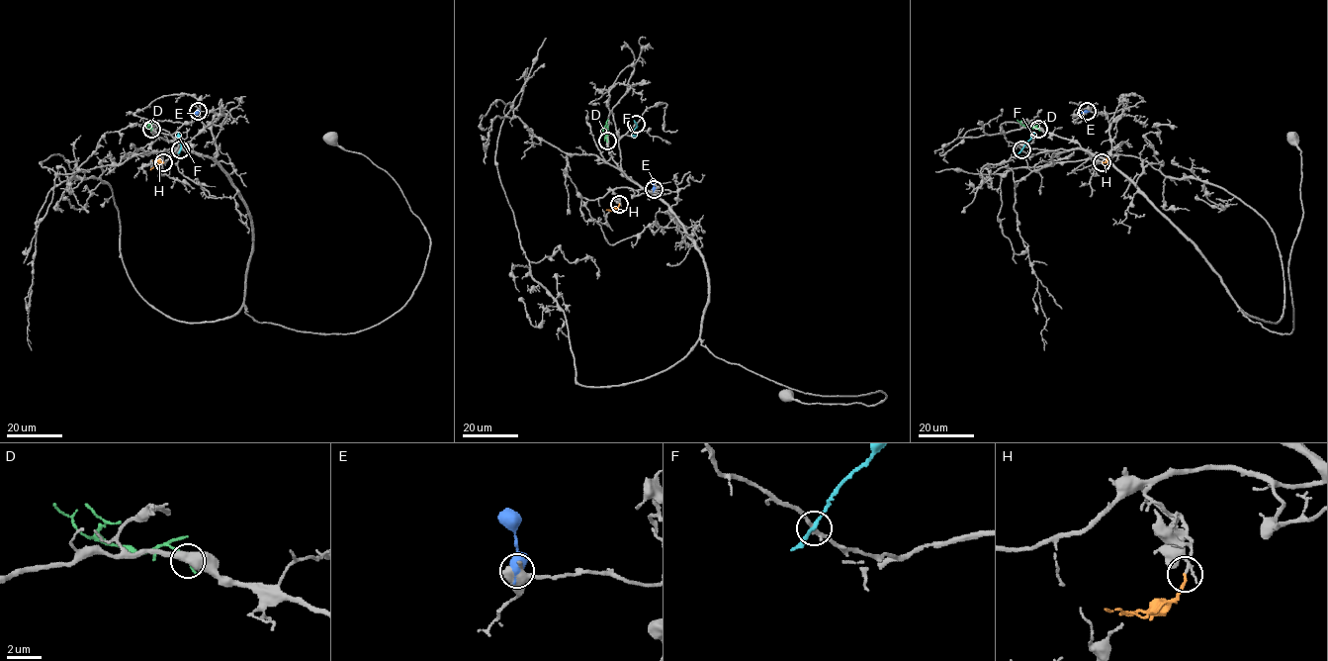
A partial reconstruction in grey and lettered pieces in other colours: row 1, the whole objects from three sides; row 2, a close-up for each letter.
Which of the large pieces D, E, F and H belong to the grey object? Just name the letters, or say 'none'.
H

